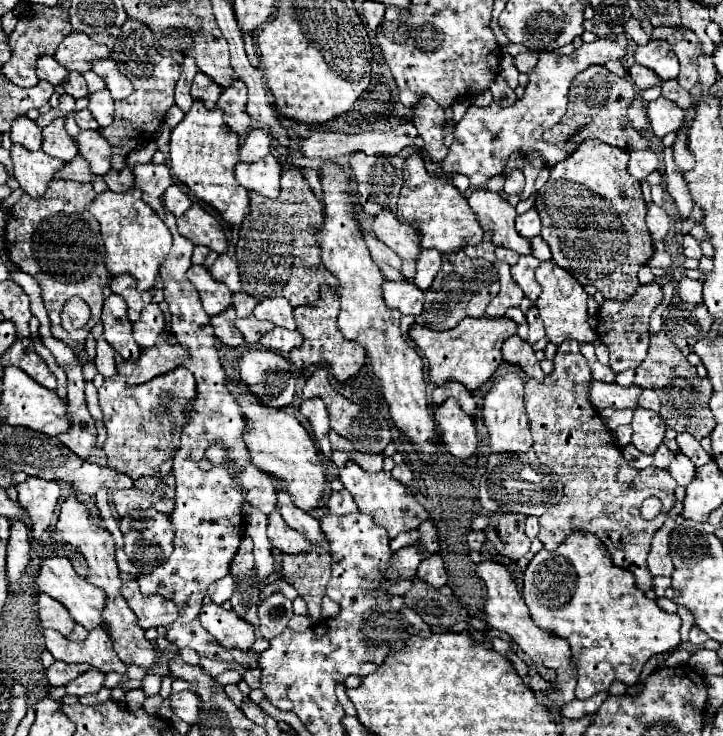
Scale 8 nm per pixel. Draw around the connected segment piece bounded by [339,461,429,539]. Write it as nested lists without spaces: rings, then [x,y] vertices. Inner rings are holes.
[[[349,461],[341,469],[339,479],[343,481],[345,489],[353,495],[359,511],[361,513],[369,513],[377,525],[381,525],[381,527],[387,529],[387,533],[389,533],[391,539],[395,539],[395,535],[399,535],[401,531],[417,529],[429,517],[429,511],[421,503],[417,503],[415,497],[409,497],[407,491],[405,491],[405,487],[399,481],[395,481],[389,471],[369,473],[365,469],[361,469],[357,463]]]

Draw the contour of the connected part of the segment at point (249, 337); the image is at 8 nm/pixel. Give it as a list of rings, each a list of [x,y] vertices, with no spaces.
[[[253,315],[245,317],[245,319],[237,319],[237,329],[243,333],[247,343],[257,343],[265,333],[269,333],[275,325],[271,325],[269,321],[259,321]]]

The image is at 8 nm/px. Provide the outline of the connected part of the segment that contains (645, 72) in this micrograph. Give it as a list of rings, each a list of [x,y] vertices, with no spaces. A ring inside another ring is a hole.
[[[633,63],[631,67],[629,67],[629,75],[631,75],[631,81],[633,81],[633,85],[637,87],[637,89],[649,89],[649,87],[655,87],[655,85],[659,85],[661,83],[661,79],[659,77],[655,77],[655,73],[651,73],[651,69],[647,69],[647,67],[643,67],[643,65],[637,65],[637,63]]]

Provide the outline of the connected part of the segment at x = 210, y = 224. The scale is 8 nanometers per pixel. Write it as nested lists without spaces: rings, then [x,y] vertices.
[[[193,203],[183,217],[177,217],[177,227],[183,237],[195,245],[207,245],[215,253],[227,253],[227,239],[219,221],[199,203]]]

